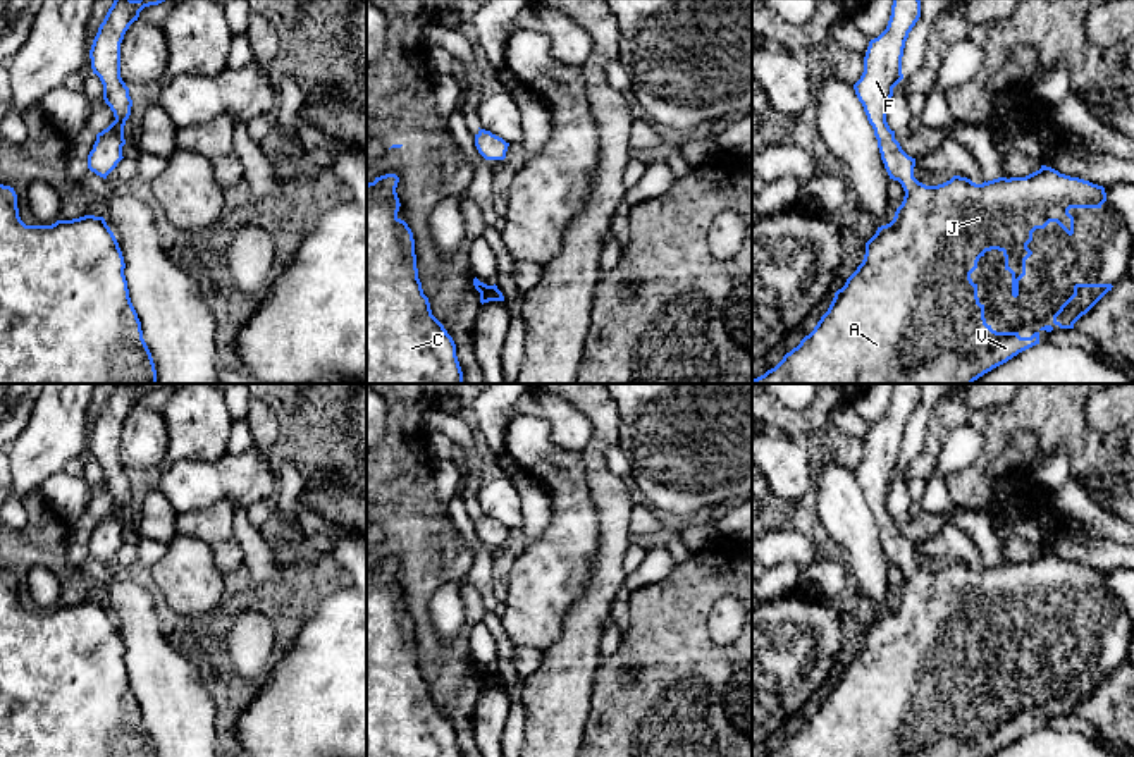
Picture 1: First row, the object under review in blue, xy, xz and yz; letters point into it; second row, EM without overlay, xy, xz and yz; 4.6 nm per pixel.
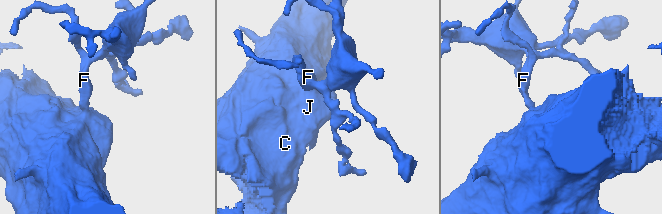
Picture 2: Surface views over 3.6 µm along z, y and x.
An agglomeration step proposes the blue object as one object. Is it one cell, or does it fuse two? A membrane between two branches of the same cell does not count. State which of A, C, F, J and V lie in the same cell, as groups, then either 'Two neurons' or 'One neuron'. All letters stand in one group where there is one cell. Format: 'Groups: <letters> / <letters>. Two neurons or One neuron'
Groups: A C F J V. One neuron

